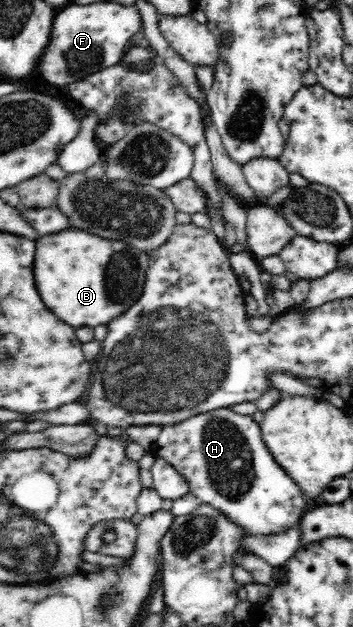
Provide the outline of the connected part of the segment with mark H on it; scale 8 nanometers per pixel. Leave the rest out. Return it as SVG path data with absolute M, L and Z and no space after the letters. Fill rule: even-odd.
M232 407L192 415L182 422L163 426L151 451L156 458L167 460L183 475L190 485L191 493L199 497L202 502L222 511L232 519L232 523L246 529L247 534L271 535L285 531L289 527L296 526L303 515L306 497L267 450L260 423L254 420L253 415L236 413Z

